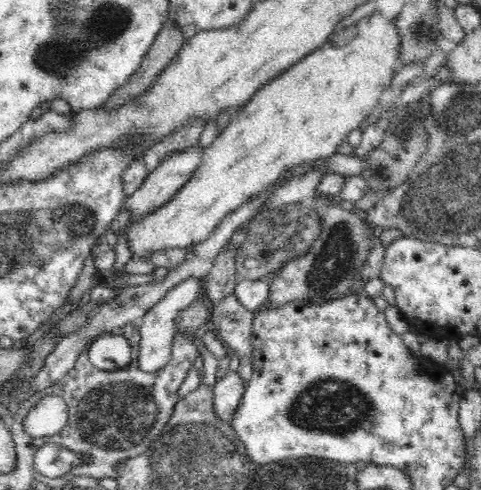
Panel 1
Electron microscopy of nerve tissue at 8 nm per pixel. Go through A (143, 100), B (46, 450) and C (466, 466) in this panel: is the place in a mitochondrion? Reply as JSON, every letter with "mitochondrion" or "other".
{"A":"other","B":"other","C":"other"}

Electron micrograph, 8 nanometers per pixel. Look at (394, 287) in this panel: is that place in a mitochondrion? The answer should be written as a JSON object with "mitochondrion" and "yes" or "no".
{"mitochondrion":"no"}

